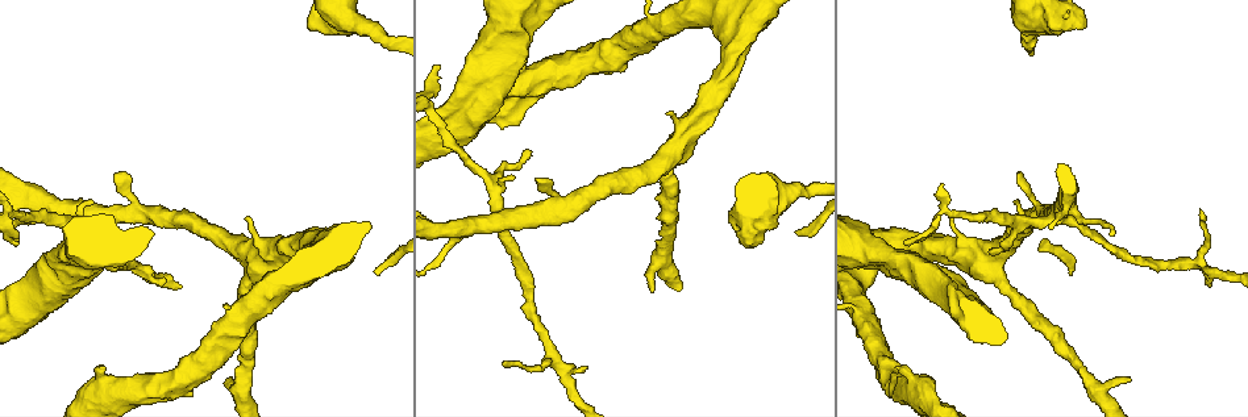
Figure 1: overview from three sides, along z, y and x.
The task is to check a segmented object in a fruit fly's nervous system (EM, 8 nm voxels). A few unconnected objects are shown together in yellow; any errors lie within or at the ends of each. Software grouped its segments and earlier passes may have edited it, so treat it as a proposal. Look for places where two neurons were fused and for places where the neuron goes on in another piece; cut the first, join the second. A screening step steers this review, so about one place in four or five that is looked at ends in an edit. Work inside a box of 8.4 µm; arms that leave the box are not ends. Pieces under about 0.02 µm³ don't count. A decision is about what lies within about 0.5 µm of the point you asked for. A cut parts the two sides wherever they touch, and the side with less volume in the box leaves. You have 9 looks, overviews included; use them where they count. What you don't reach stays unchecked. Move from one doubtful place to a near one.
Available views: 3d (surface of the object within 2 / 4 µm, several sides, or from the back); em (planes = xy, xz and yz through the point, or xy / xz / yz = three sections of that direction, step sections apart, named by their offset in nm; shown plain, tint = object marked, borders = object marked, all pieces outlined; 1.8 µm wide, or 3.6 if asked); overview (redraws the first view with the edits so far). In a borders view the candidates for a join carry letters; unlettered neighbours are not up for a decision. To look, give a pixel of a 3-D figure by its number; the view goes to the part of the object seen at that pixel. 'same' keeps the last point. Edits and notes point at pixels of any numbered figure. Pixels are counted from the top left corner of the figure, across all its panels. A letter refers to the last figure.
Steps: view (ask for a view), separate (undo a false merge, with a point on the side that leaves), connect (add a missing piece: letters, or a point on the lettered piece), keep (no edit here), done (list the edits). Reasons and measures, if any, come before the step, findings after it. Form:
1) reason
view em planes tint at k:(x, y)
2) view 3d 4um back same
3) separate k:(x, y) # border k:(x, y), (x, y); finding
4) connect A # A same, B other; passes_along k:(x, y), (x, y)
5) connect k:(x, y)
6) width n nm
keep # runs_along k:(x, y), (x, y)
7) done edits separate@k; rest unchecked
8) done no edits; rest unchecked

tapers out
view 3d 2um at 1:(583, 367)

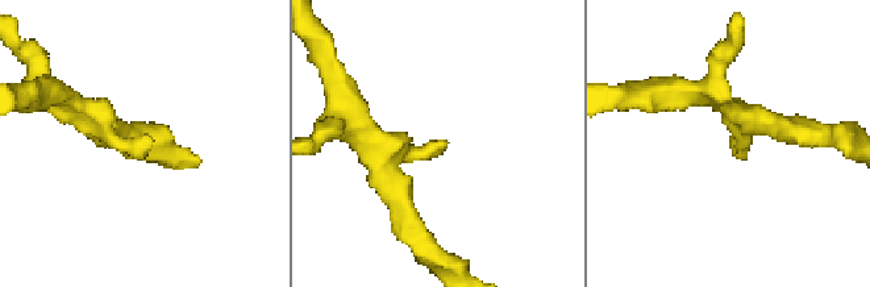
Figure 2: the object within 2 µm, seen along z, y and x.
shape alone is not enough
view em planes borders at 2:(152, 140)

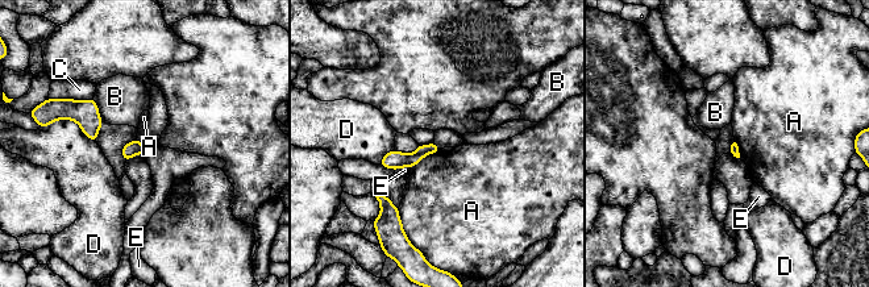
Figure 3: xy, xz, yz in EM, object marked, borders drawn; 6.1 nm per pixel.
keep # A other, B other, C other, D other, E other; border 3:(440, 149), (424, 156), (411, 169); no lettered piece goes on from it

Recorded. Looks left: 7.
an open end
view 3d 4um at 1:(990, 250)

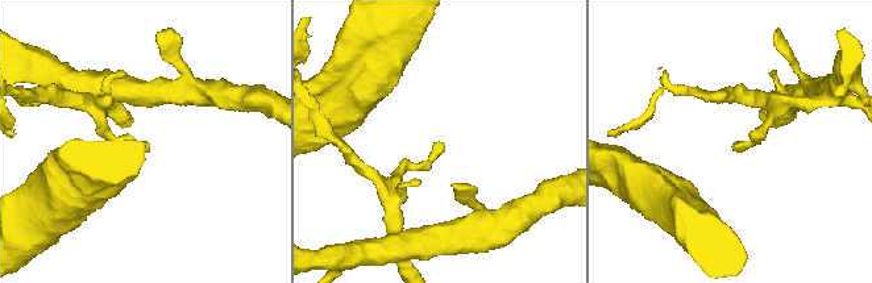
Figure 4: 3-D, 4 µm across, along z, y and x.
shape alone is not enough
view em xy step 8 borders at 4:(438, 143)

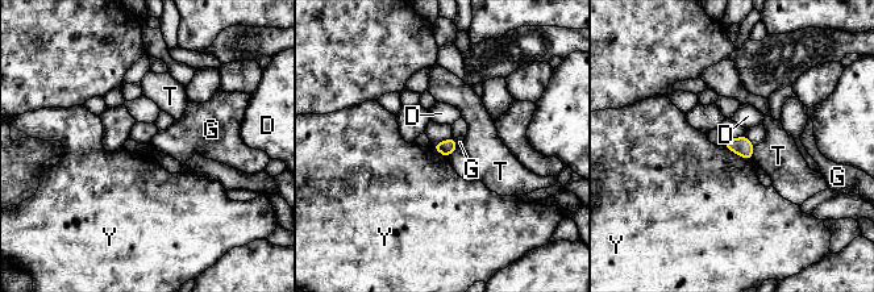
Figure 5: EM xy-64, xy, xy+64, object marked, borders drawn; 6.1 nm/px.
keep # D other, G other, T other, Y other; border 5:(723, 146), (749, 159); none of them fits

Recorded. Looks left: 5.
calibre changes
view 3d 4um at 1:(529, 79)

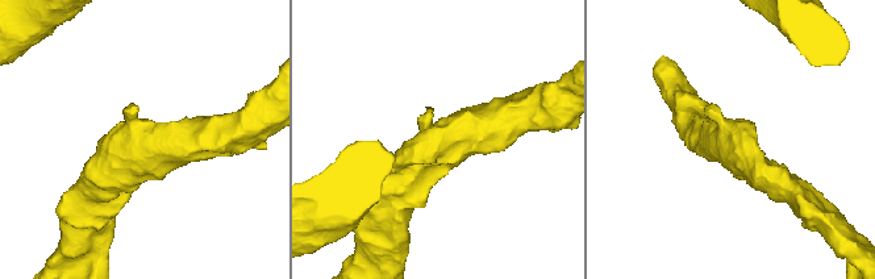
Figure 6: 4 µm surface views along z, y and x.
arm_widths 400, 550 nm; shape alone is not enough
view em 3.6um xz step 16 borders at 6:(140, 128)

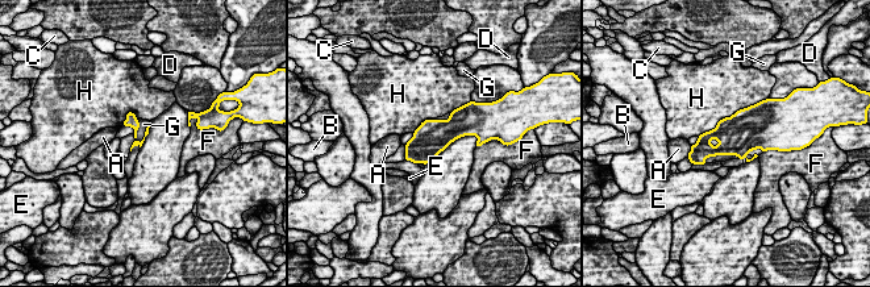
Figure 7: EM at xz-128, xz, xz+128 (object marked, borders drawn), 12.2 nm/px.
width 100 nm
keep # A other, B other, C other, D other, E other, F other, G other, H other; continuous, no second neuron

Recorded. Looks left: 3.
done no edits; rest unchecked

